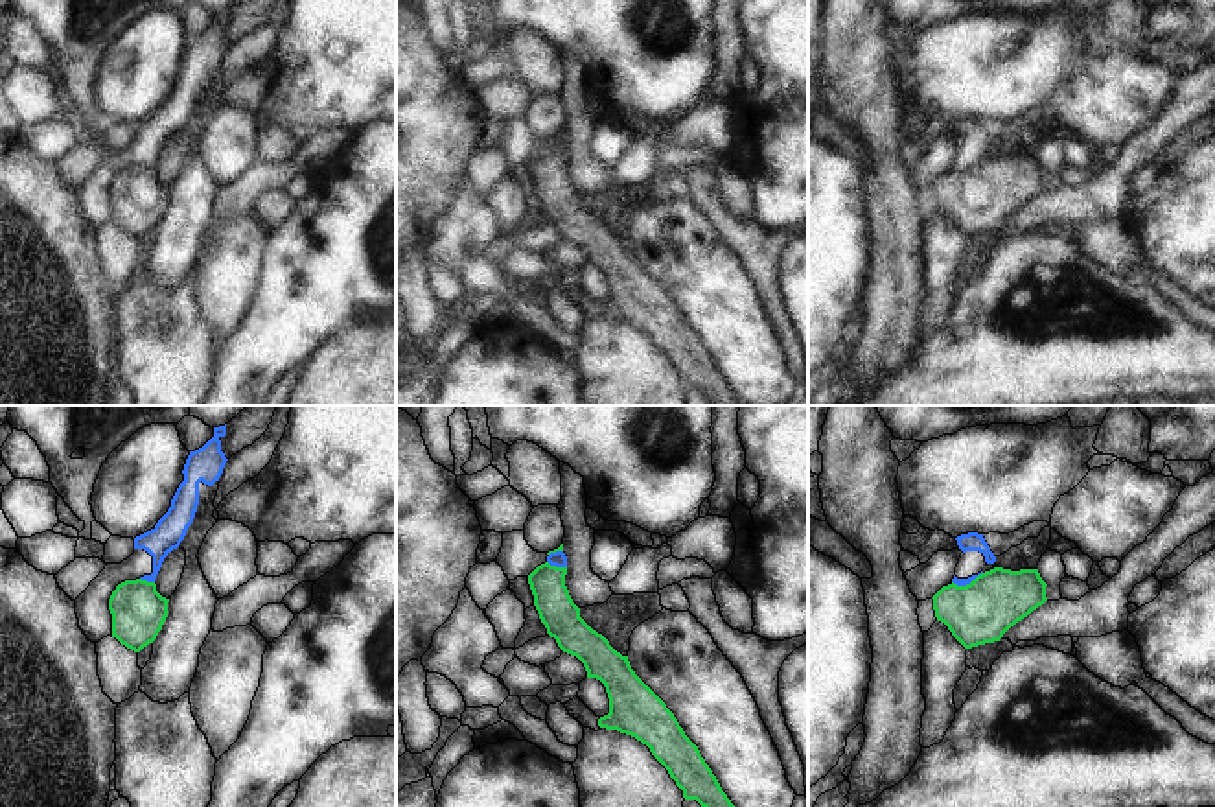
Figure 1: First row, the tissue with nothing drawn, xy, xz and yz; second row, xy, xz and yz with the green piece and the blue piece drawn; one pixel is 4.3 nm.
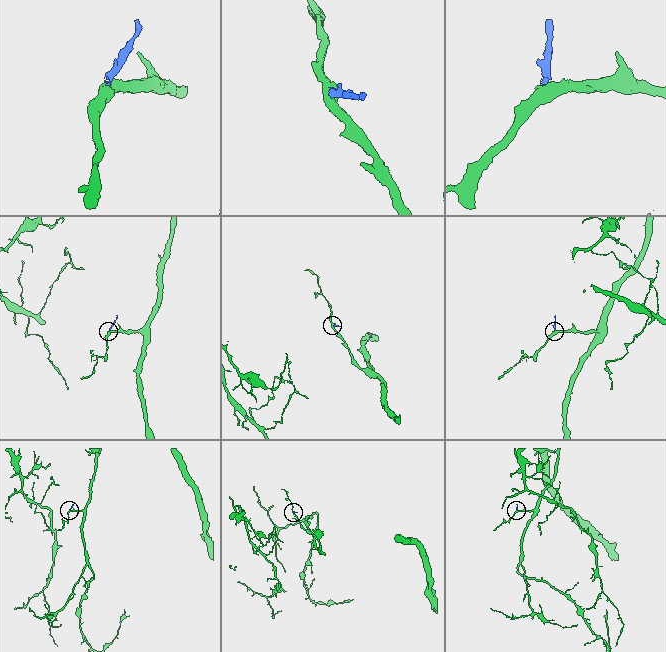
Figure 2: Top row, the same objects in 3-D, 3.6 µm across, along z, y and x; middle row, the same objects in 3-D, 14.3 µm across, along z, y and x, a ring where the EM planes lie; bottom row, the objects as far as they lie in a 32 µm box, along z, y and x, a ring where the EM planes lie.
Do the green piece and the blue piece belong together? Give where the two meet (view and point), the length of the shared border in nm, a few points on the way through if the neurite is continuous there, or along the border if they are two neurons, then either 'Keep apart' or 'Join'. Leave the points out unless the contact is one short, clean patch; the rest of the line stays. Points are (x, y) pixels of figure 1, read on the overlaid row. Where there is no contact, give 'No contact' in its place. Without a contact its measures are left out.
Touches green at xz (555, 566). Shared border 90 nm. Boundary: xz (547, 561), (566, 568). Keep apart

